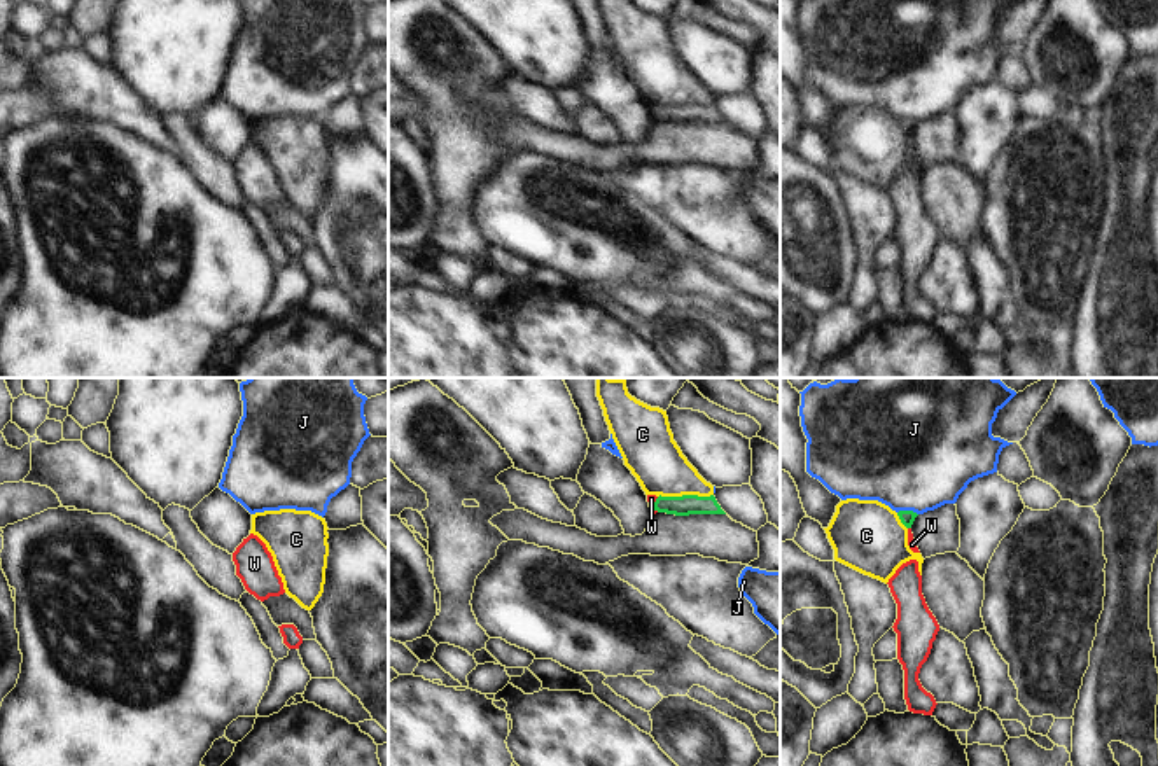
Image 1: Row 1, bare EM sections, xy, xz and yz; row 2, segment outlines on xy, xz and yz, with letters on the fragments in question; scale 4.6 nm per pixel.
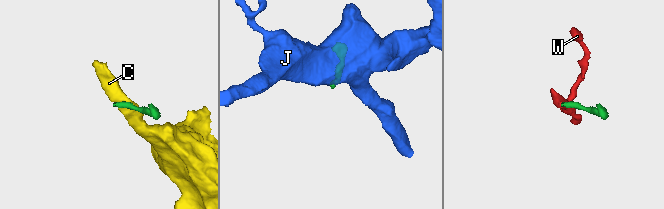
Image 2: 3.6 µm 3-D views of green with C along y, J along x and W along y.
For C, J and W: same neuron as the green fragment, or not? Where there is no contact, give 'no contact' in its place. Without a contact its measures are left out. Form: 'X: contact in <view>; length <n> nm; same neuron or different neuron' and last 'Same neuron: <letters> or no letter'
C: contact in xz; length 260 nm; different neuron
J: contact in yz; length 100 nm; different neuron
W: contact in xz; length 70 nm; same neuron
Same neuron: W

